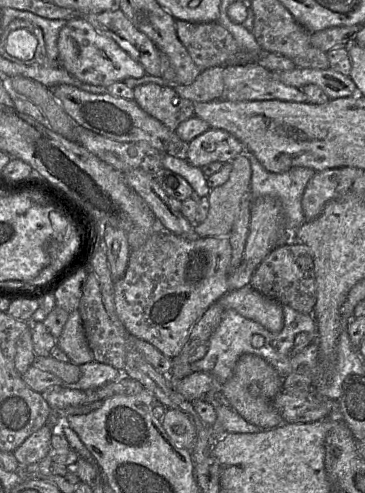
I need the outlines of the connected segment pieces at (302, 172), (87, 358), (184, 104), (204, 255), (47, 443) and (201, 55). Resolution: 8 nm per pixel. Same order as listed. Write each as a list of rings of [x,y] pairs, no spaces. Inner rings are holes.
[[[247,153],[251,162],[251,198],[269,195],[278,198],[284,207],[287,231],[297,230],[306,219],[302,207],[305,189],[317,173],[311,168],[295,167],[283,173],[266,170]]]
[[[78,310],[70,313],[60,336],[57,338],[57,346],[67,354],[70,362],[79,366],[94,360]]]
[[[154,83],[133,88],[134,101],[150,116],[174,131],[183,121],[194,117],[194,102],[181,97],[171,86]]]
[[[173,233],[152,235],[136,249],[132,249],[124,275],[115,283],[114,306],[117,318],[133,336],[144,340],[166,357],[174,359],[181,354],[181,348],[191,329],[210,305],[230,291],[249,284],[258,265],[242,261],[230,270],[232,249],[227,236],[189,239]]]
[[[46,424],[31,434],[15,451],[15,458],[20,466],[26,468],[37,464],[51,451],[51,424]]]
[[[176,20],[176,32],[201,71],[212,67],[246,64],[258,59],[250,59],[241,50],[234,36],[219,22],[194,23]]]

